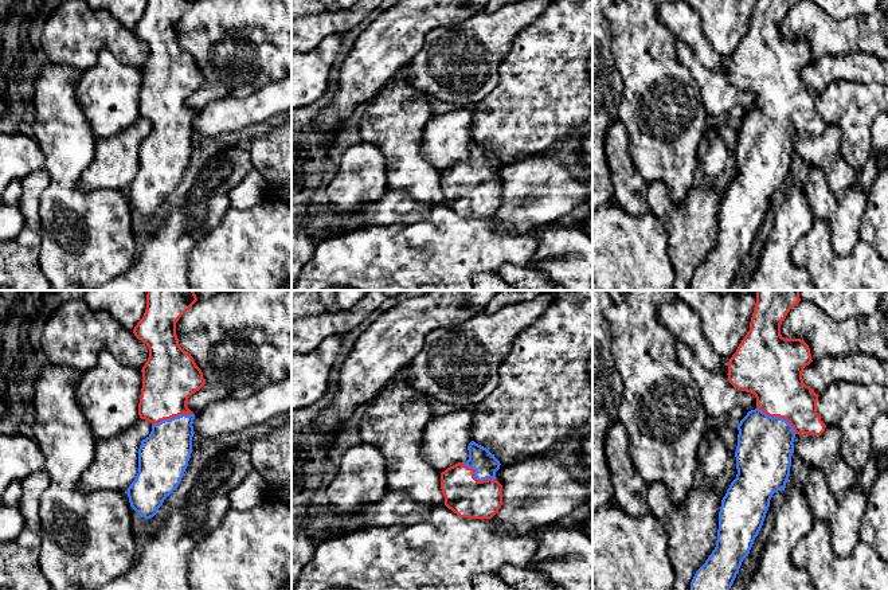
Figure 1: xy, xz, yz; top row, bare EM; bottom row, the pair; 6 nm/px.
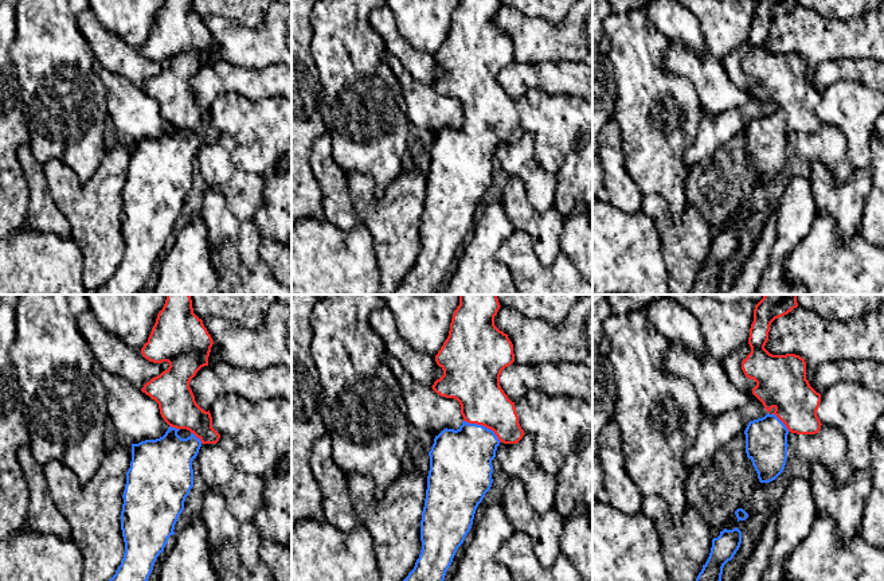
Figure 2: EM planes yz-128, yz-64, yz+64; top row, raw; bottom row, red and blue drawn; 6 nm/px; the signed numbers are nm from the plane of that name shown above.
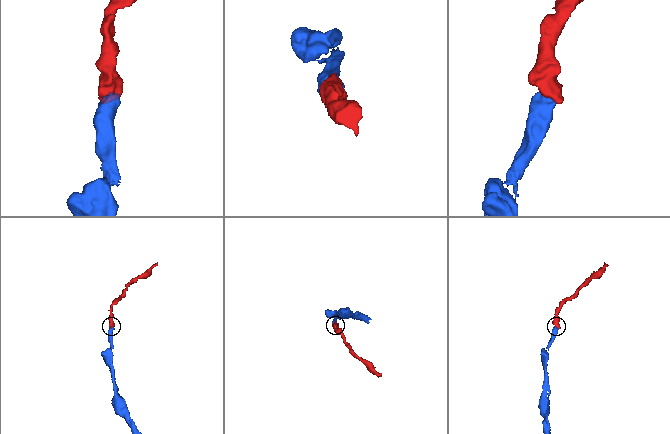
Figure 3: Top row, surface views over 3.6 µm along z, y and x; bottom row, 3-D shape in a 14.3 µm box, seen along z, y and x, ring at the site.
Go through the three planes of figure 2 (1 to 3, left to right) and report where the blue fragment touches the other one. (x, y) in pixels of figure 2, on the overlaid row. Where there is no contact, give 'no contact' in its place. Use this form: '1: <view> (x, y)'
1: yz-128 (196, 436)
2: yz-64 (484, 425)
3: yz+64 (781, 420)

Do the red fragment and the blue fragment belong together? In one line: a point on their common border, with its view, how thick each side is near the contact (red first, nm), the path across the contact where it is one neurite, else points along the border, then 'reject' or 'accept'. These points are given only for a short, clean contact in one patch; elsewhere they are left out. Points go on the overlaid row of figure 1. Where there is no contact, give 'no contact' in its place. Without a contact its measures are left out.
contact yz (778, 415); calibres 340 and 340 nm; way yz (774, 374), (778, 386), (778, 415), (766, 434), (765, 446); accept

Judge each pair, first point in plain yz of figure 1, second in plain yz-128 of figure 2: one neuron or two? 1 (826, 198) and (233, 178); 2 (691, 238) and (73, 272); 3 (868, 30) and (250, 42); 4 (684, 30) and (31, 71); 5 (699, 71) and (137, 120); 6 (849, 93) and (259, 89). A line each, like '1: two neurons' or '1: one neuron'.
1: two neurons
2: two neurons
3: one neuron
4: two neurons
5: one neuron
6: two neurons

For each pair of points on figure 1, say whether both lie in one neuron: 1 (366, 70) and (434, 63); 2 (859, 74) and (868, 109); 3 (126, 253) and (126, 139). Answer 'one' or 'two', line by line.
1: two
2: two
3: two

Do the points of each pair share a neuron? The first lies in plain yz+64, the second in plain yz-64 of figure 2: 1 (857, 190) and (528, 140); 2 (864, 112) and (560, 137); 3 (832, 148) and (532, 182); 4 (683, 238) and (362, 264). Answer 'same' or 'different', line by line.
1: different
2: same
3: same
4: different

